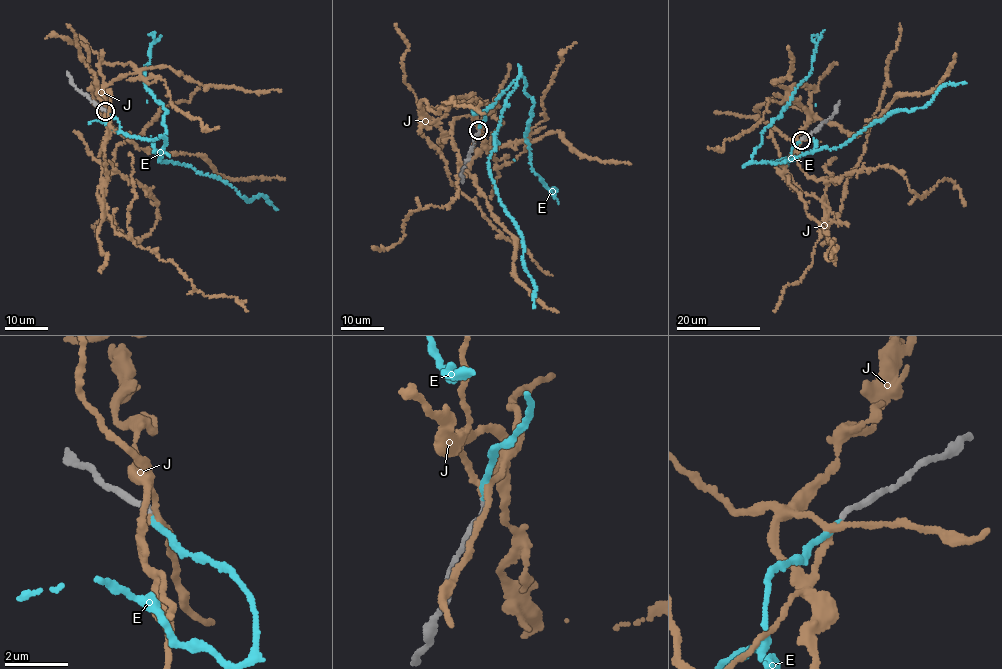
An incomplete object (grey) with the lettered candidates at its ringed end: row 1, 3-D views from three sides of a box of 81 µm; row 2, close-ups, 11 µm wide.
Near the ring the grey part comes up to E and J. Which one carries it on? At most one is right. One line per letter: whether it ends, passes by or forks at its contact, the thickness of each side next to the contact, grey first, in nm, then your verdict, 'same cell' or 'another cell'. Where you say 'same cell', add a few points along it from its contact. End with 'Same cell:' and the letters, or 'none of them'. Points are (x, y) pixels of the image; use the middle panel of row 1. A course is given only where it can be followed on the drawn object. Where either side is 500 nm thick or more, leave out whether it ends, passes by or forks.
E: it ends there; 140 nm thick on the grey side, 170 nm on the other; same cell; it runs (479, 130), (482, 114), (520, 75), (488, 161), (500, 204), (523, 243), (534, 307)
J: it ends there; 140 nm thick on the grey side, 150 nm on the other; another cell
Same cell: E

